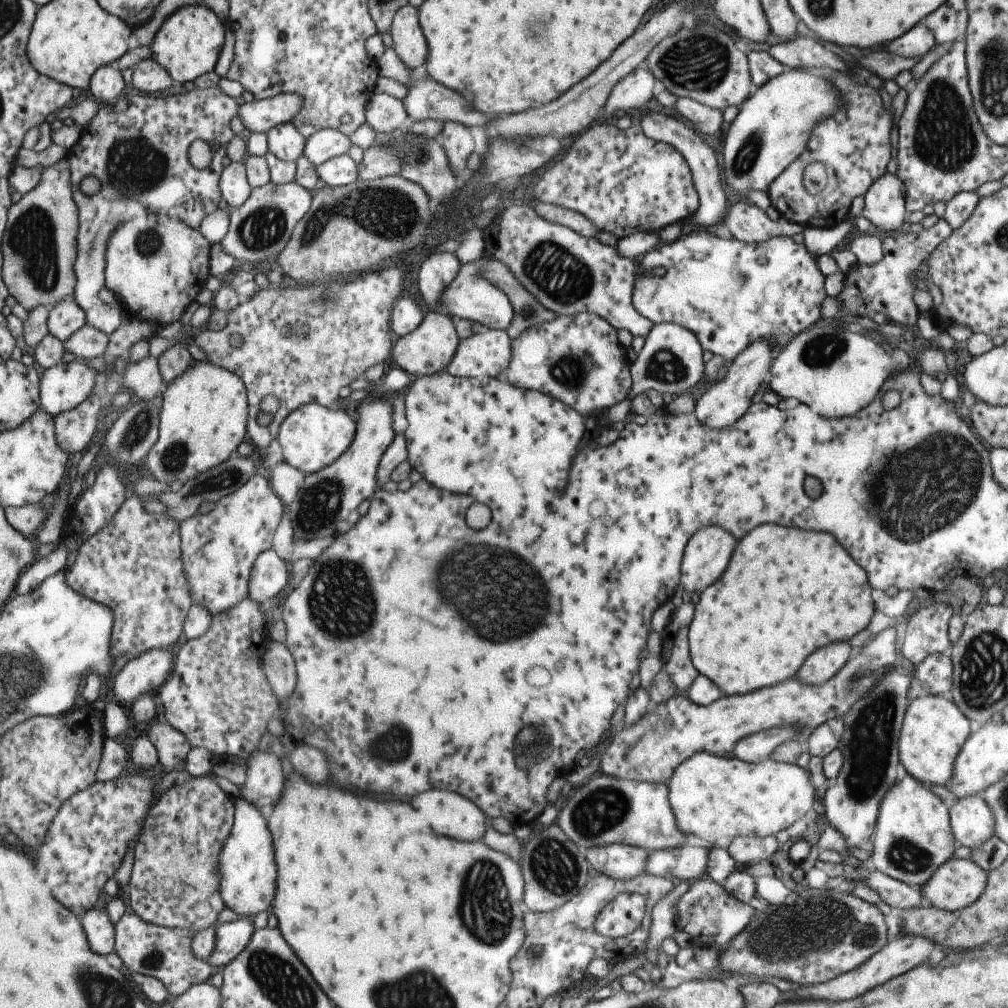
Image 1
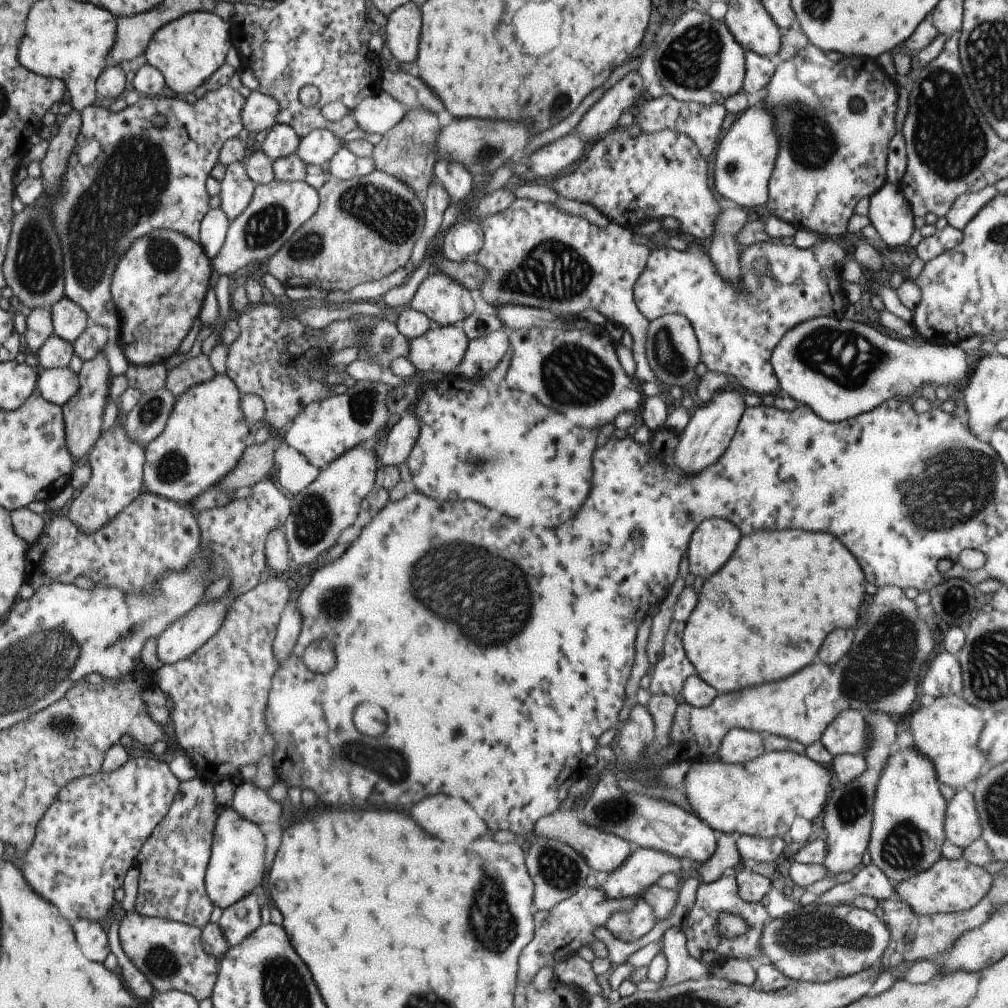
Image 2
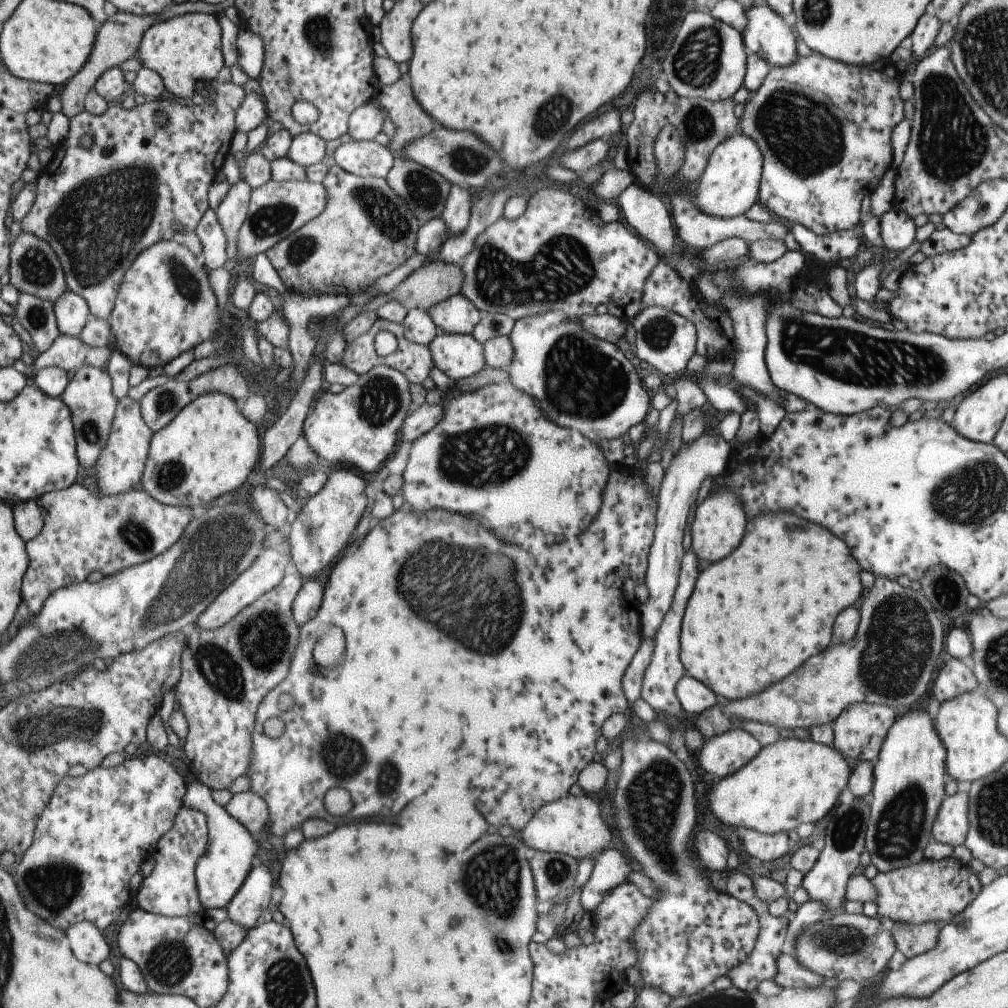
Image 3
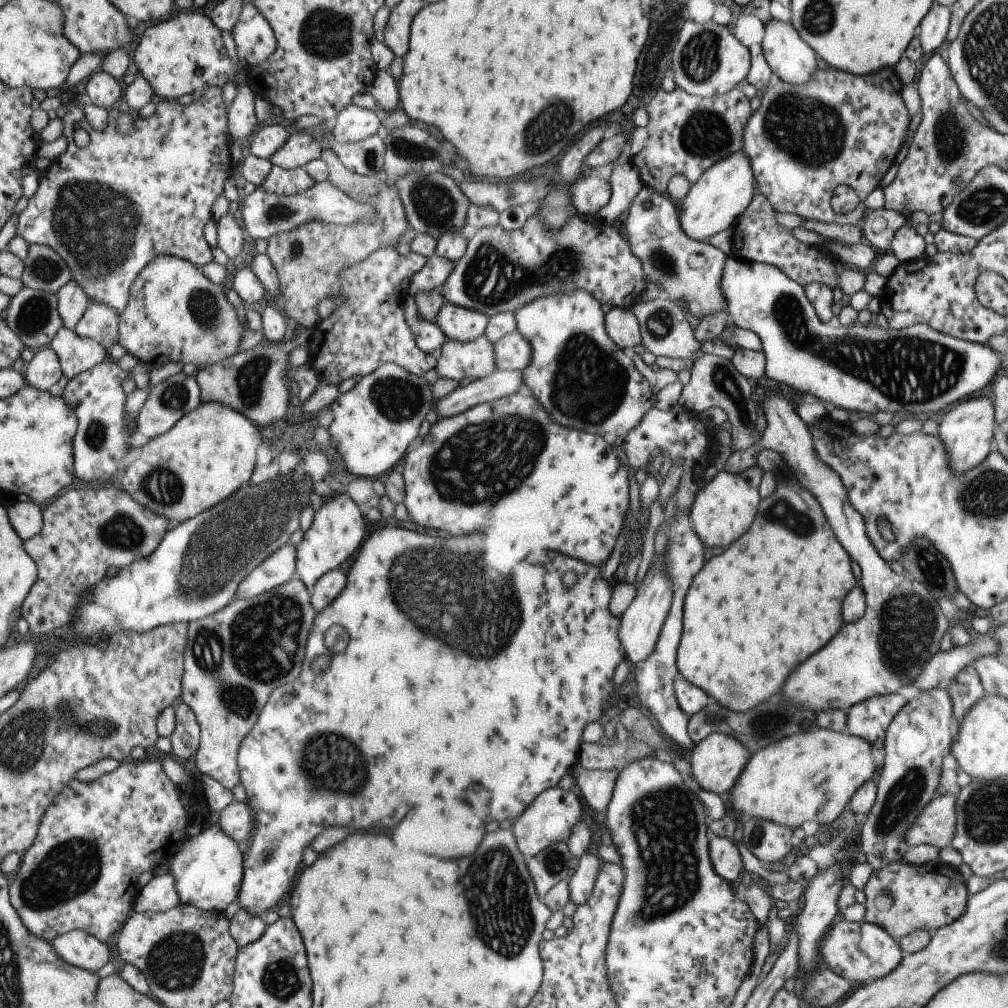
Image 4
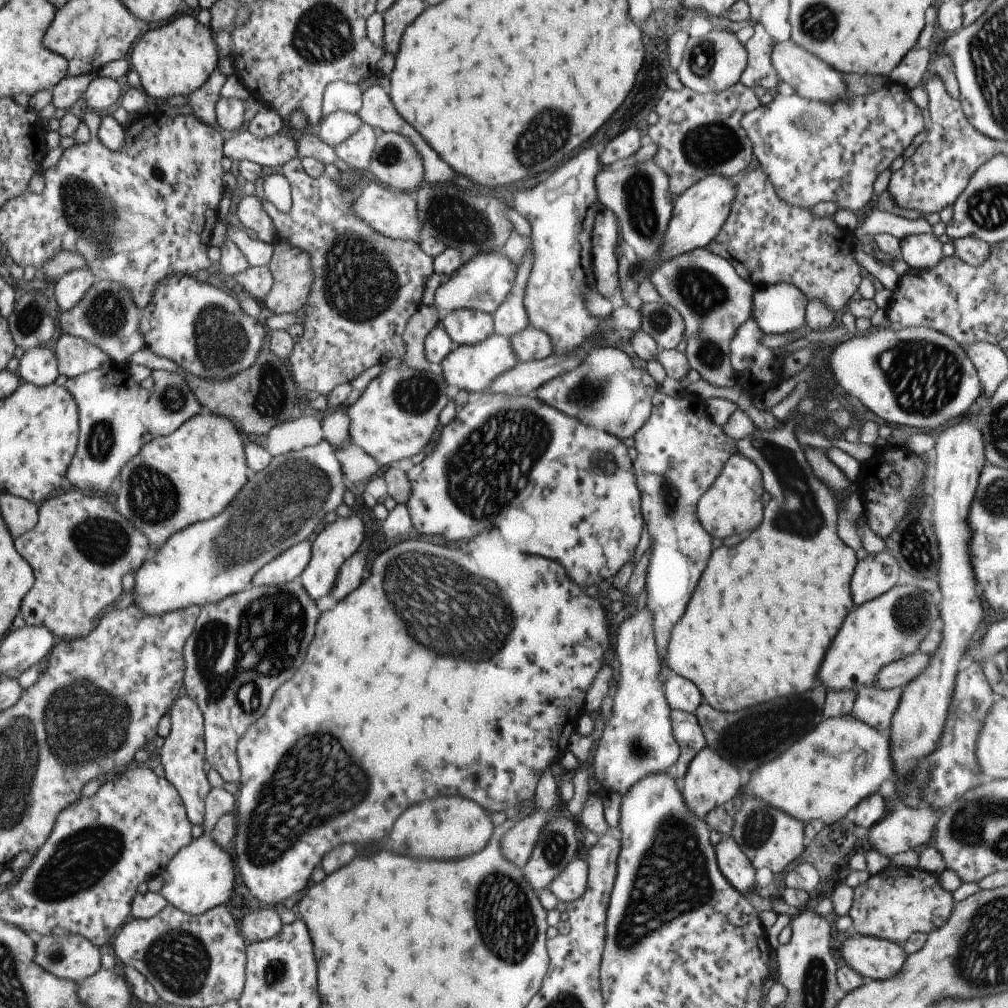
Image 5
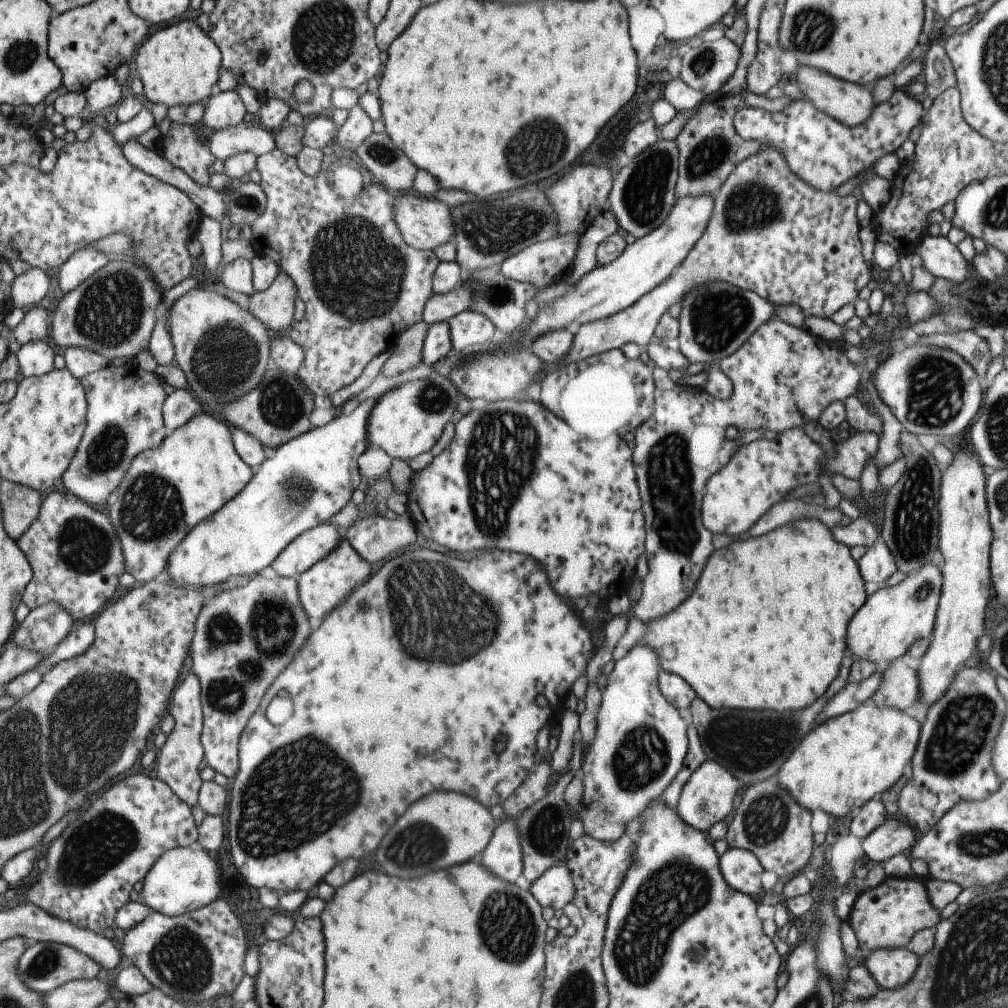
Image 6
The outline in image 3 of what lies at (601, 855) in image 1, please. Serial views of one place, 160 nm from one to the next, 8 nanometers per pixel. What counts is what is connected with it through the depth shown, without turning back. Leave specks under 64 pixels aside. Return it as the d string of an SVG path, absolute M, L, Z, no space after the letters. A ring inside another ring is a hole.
M583 794L567 795L537 809L529 822L518 833L523 844L535 851L553 851L573 857L575 860L600 855L611 842L611 832L601 820L597 804Z

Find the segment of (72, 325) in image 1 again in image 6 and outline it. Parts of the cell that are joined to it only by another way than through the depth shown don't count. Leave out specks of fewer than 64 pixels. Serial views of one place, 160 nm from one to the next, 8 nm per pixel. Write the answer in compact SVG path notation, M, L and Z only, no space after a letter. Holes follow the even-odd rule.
M87 246L76 253L60 267L58 272L58 286L63 294L72 293L83 282L92 277L98 270L110 262L107 255L97 249Z

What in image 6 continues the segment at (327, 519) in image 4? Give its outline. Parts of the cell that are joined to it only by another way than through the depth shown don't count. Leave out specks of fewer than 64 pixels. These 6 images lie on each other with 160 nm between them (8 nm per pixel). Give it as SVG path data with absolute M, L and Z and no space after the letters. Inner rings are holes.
M341 534L338 543L325 556L313 563L305 572L302 572L294 581L297 583L298 599L305 614L313 620L321 620L330 610L343 602L353 590L355 583L369 574L369 563L361 560L358 552L353 550L349 541Z

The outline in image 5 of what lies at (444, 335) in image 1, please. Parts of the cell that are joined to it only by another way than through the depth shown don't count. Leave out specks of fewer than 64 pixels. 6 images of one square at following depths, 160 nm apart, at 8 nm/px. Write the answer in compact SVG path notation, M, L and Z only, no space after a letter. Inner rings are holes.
M491 333L487 338L474 345L456 345L435 368L451 390L467 390L469 393L485 392L488 384L498 374L509 370L516 362L508 337Z

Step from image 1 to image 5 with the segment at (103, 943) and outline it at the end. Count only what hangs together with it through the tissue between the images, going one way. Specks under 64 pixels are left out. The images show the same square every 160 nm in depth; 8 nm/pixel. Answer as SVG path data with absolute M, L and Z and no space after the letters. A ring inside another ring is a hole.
M81 935L44 936L36 944L36 961L59 978L79 982L101 968L101 948Z

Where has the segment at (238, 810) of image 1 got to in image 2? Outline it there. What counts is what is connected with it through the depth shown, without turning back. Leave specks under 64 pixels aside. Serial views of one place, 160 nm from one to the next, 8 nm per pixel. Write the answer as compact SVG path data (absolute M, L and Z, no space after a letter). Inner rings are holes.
M233 809L220 810L212 830L210 857L204 872L204 889L213 907L221 910L253 893L257 884L264 883L265 843L257 823L244 819Z

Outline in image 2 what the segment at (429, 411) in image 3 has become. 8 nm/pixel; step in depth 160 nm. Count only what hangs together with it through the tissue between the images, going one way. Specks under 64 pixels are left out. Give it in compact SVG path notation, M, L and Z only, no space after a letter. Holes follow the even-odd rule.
M412 412L401 413L399 420L392 425L385 438L385 449L380 457L382 466L396 467L401 462L406 462L417 435L417 421Z

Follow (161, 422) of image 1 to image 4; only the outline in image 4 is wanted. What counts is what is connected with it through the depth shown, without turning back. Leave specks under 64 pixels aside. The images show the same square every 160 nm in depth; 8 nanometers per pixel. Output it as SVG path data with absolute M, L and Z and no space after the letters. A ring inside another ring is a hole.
M201 403L184 414L167 432L150 438L140 447L140 455L121 477L122 488L136 498L141 506L168 518L169 529L196 517L235 492L243 481L249 481L255 467L255 448L263 441L263 432L244 414L228 406Z

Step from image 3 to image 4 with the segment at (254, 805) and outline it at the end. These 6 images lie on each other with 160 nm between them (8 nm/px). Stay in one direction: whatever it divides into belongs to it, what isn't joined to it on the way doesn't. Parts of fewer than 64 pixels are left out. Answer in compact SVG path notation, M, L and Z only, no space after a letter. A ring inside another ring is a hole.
M232 801L218 814L217 824L239 846L243 856L248 851L252 833L252 810L245 802Z

